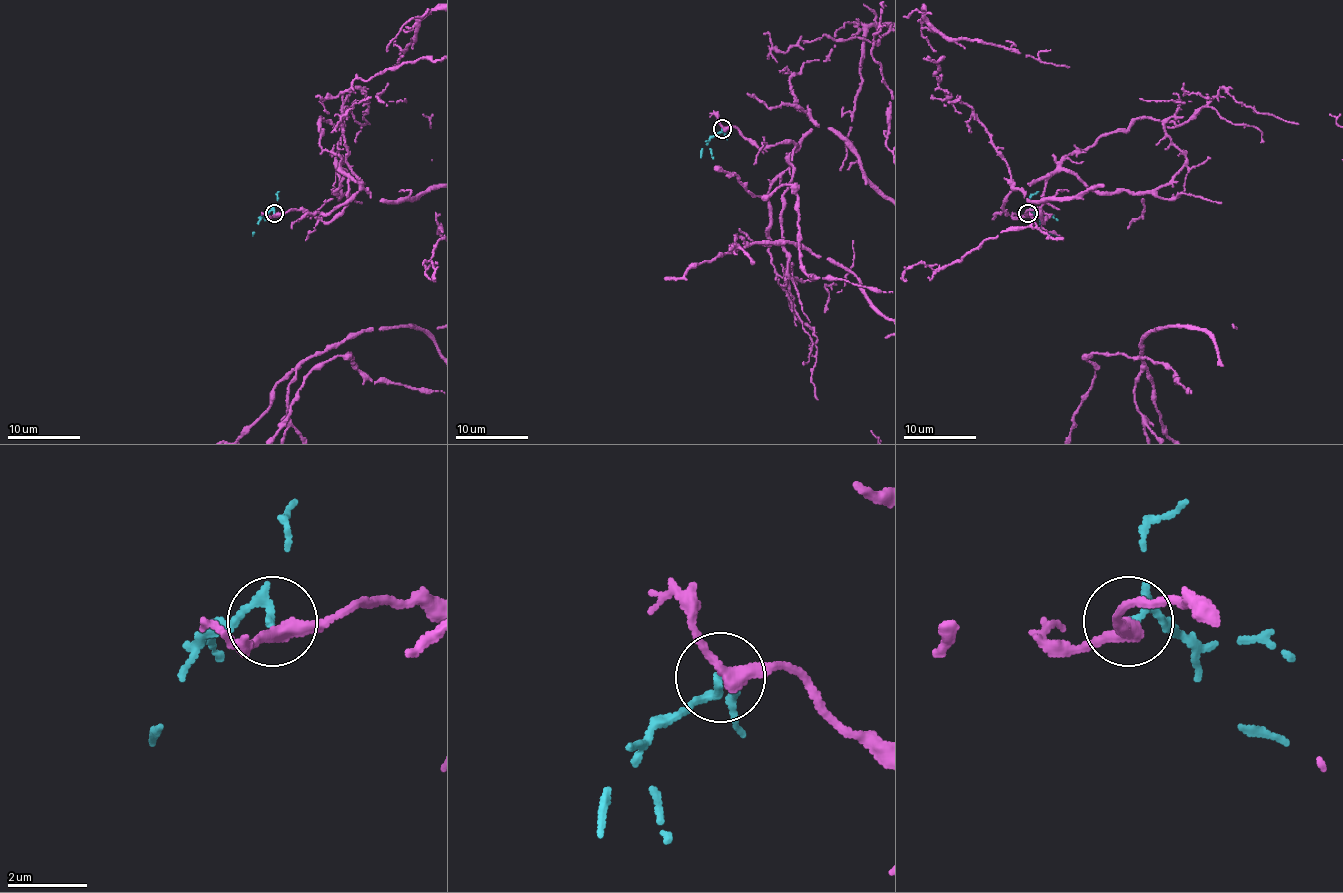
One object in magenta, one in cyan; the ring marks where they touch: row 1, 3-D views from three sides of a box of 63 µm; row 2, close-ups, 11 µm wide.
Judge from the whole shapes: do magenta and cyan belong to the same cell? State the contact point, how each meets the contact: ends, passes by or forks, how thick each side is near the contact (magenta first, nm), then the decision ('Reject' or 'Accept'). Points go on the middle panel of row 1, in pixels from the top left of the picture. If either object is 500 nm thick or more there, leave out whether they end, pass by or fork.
Place: (722, 128). At the ring magenta passes by. At the ring cyan ends. Thickness 320 nm (magenta) against 200 nm. Accept

